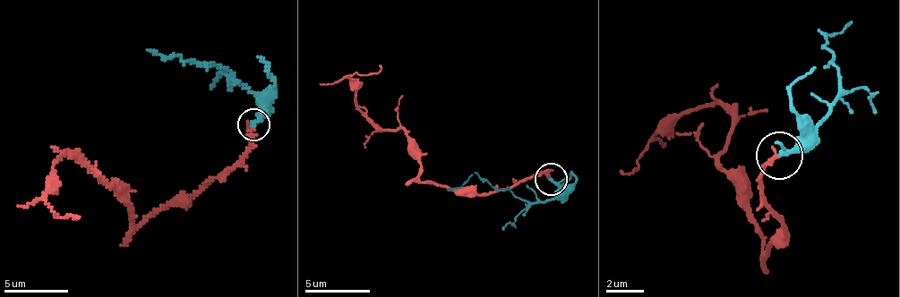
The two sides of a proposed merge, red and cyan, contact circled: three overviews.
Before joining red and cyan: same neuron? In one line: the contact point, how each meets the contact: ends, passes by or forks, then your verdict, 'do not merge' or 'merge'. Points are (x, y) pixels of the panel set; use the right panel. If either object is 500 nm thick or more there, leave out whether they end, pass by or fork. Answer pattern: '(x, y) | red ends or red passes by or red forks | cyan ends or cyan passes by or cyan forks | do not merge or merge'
(779, 155) | red ends | cyan passes by | merge

